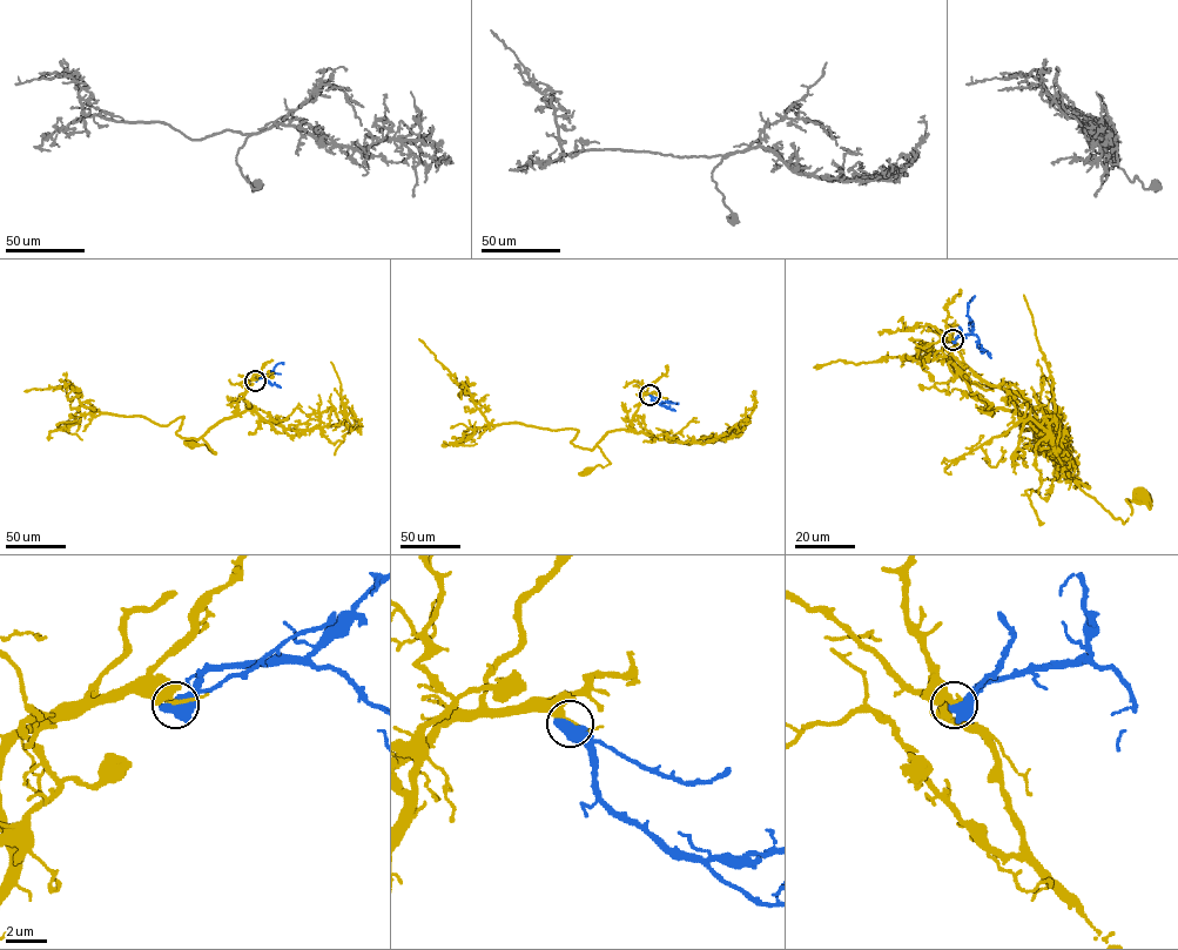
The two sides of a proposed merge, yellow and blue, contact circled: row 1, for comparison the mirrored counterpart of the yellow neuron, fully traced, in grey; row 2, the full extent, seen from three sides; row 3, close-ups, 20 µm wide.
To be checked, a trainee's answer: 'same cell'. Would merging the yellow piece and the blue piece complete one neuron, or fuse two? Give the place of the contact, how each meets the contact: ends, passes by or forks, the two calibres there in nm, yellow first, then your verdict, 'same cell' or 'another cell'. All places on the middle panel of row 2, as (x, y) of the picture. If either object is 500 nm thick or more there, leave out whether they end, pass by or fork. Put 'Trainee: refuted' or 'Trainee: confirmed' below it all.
(650, 395) | 280/500 nm | same cell
Trainee: confirmed

